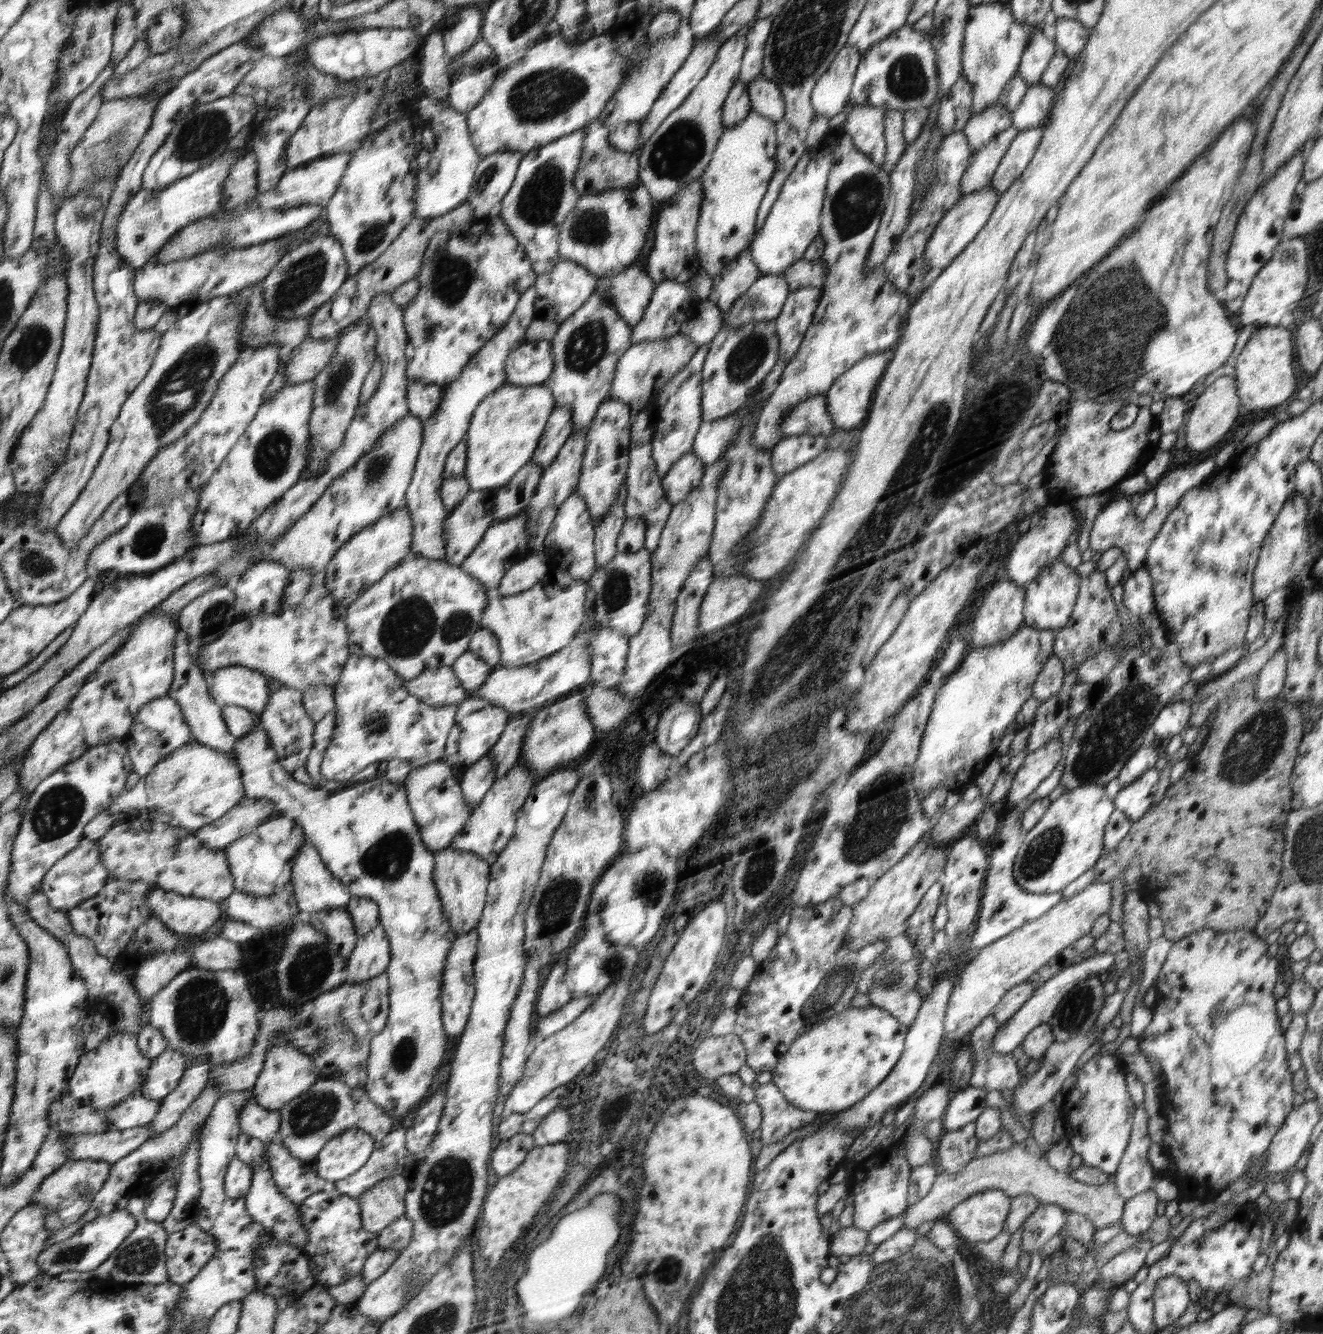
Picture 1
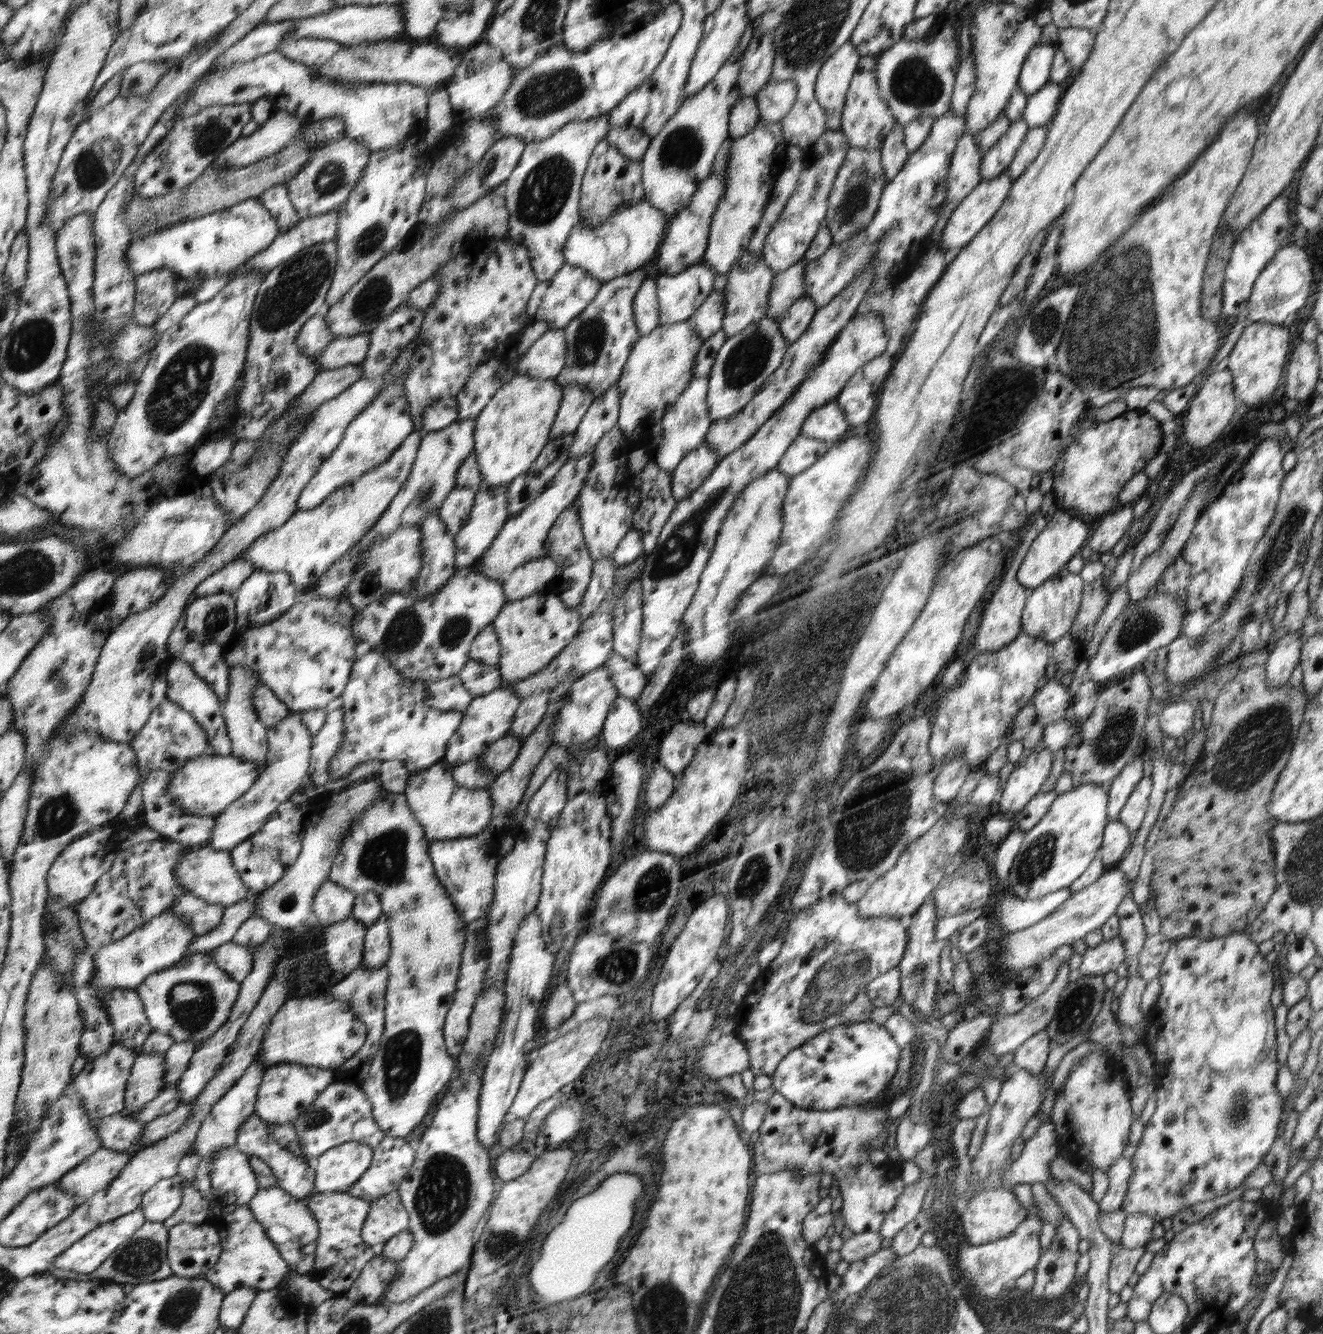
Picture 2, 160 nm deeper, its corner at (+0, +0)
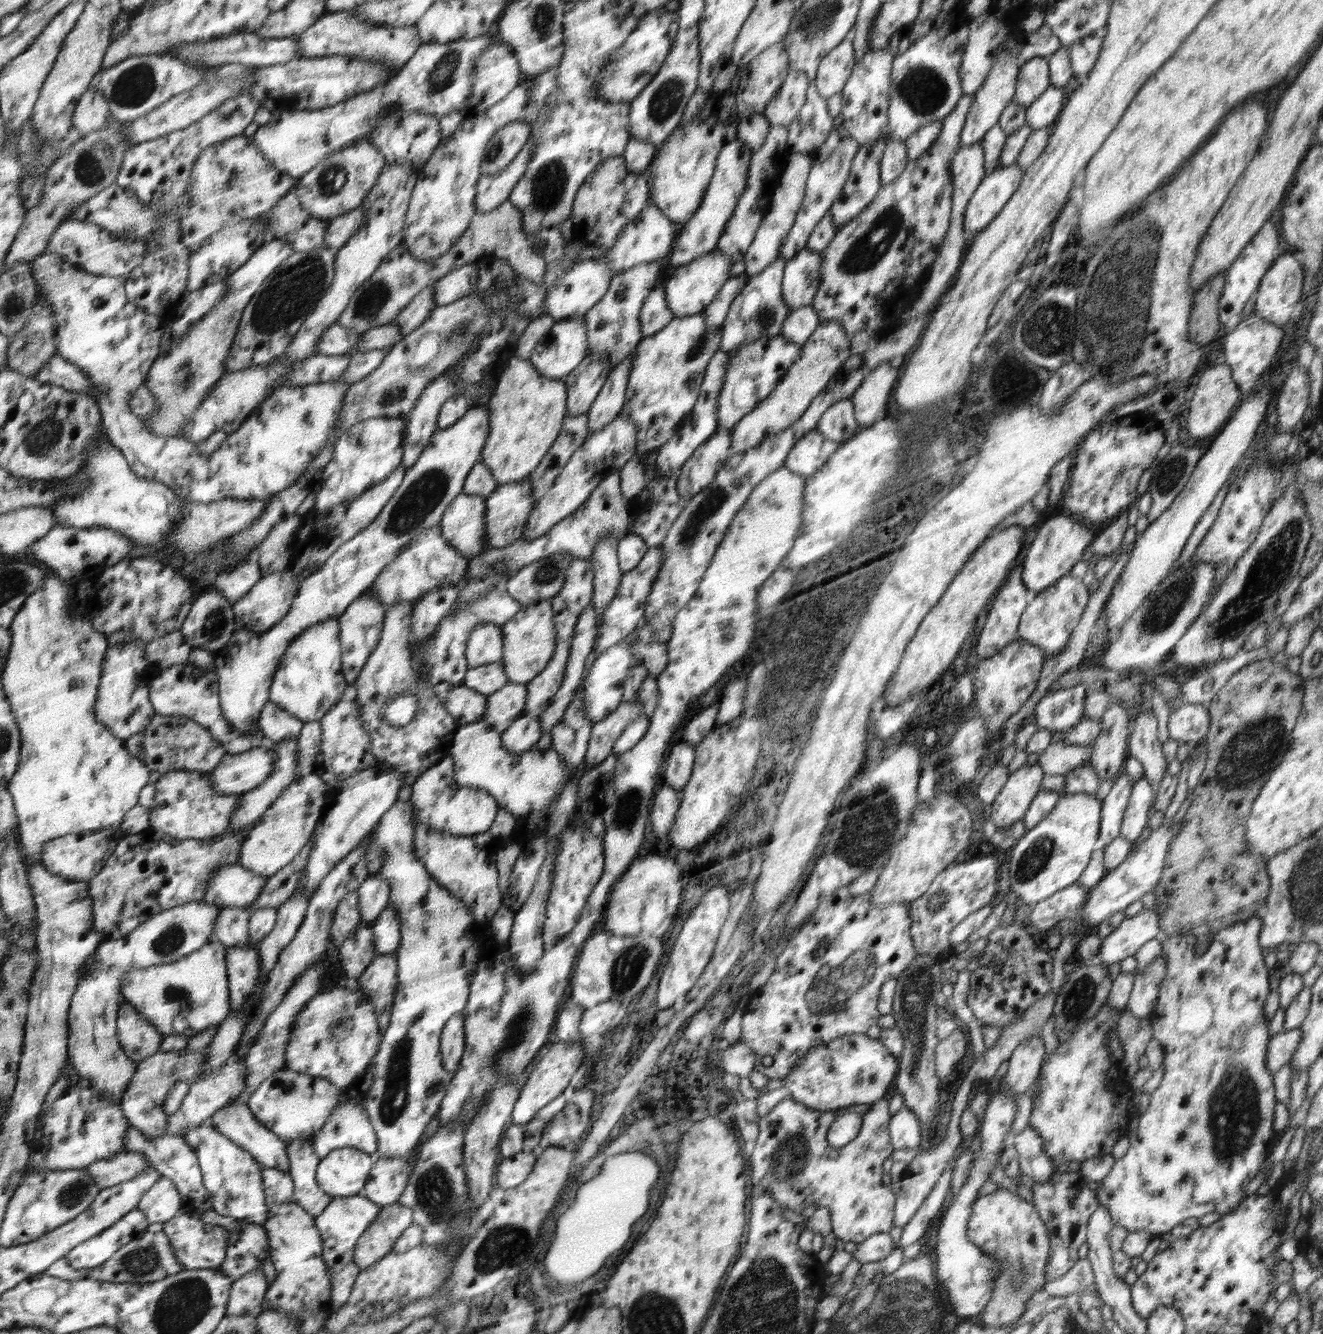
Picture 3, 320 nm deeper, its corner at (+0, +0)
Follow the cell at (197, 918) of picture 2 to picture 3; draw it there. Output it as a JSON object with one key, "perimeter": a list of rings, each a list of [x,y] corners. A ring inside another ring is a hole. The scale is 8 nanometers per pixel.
{"perimeter":[[[248,907],[221,908],[214,923],[211,940],[222,943],[227,948],[244,948],[254,946],[248,938],[248,926],[252,913]]]}

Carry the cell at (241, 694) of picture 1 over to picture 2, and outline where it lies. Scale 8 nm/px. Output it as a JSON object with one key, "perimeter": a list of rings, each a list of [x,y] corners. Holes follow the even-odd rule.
{"perimeter":[[[261,681],[252,693],[252,702],[255,709],[258,710],[258,718],[269,730],[280,724],[289,713],[288,708],[280,701],[280,698],[276,697],[276,694]]]}

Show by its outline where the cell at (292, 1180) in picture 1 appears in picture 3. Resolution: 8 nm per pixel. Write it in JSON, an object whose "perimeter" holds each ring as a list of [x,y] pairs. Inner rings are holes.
{"perimeter":[[[244,1103],[218,1111],[216,1129],[245,1148],[264,1167],[290,1172],[288,1147]]]}

